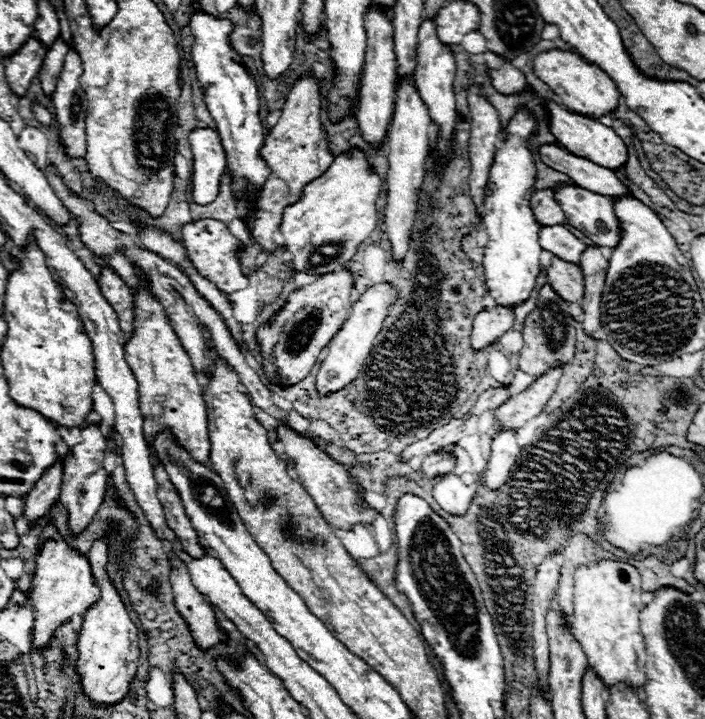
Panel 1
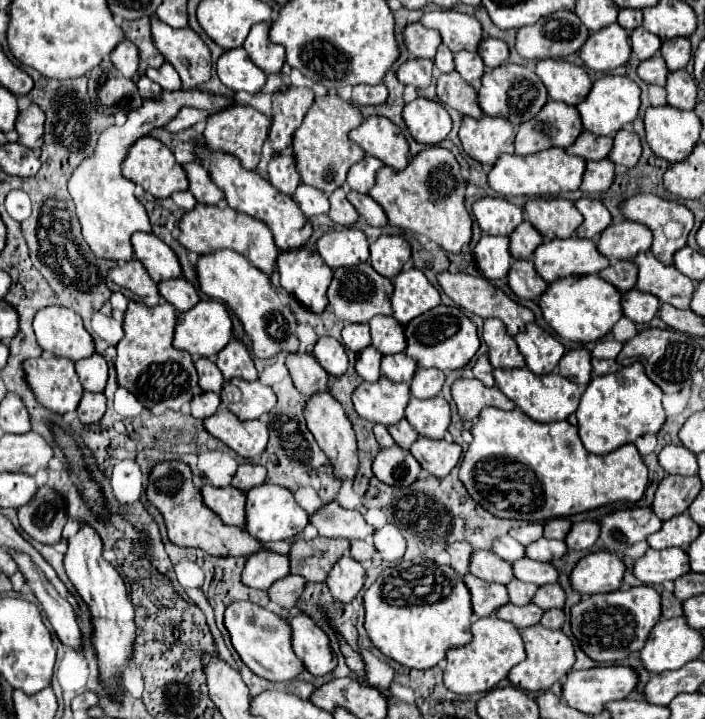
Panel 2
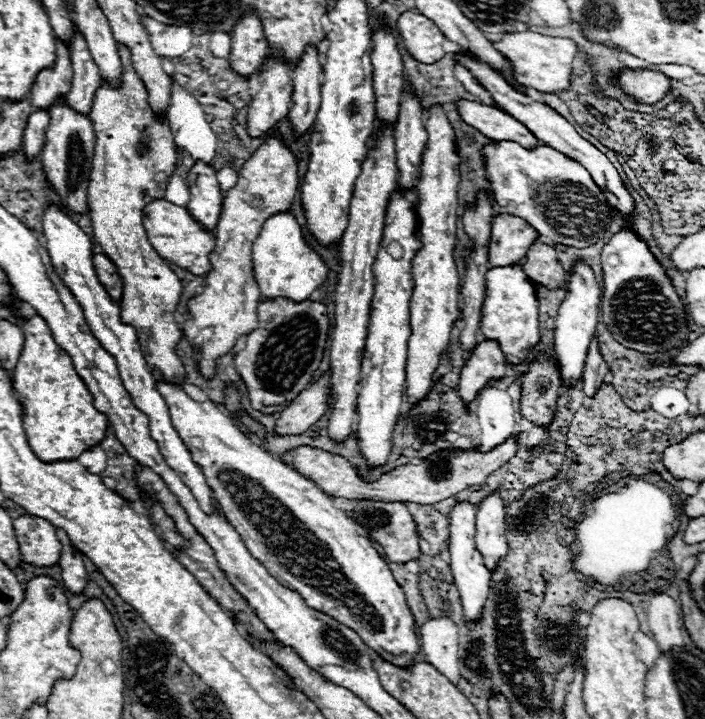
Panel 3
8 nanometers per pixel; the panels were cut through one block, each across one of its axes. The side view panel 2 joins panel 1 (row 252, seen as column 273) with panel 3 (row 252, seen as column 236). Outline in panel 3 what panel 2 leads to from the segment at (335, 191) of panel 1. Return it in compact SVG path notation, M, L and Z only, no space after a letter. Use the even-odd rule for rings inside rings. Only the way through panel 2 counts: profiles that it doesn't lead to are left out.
M292 212L274 214L264 222L260 236L252 248L252 260L254 260L254 278L258 282L262 298L286 296L294 302L302 302L308 300L310 294L328 276L328 264L304 242L302 228Z

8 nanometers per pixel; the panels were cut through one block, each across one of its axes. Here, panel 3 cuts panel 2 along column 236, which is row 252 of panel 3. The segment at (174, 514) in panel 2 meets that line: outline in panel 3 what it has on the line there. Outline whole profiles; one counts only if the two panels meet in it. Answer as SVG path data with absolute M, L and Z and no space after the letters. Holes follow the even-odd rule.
M536 240L524 258L526 276L546 288L564 288L566 272L552 246Z

